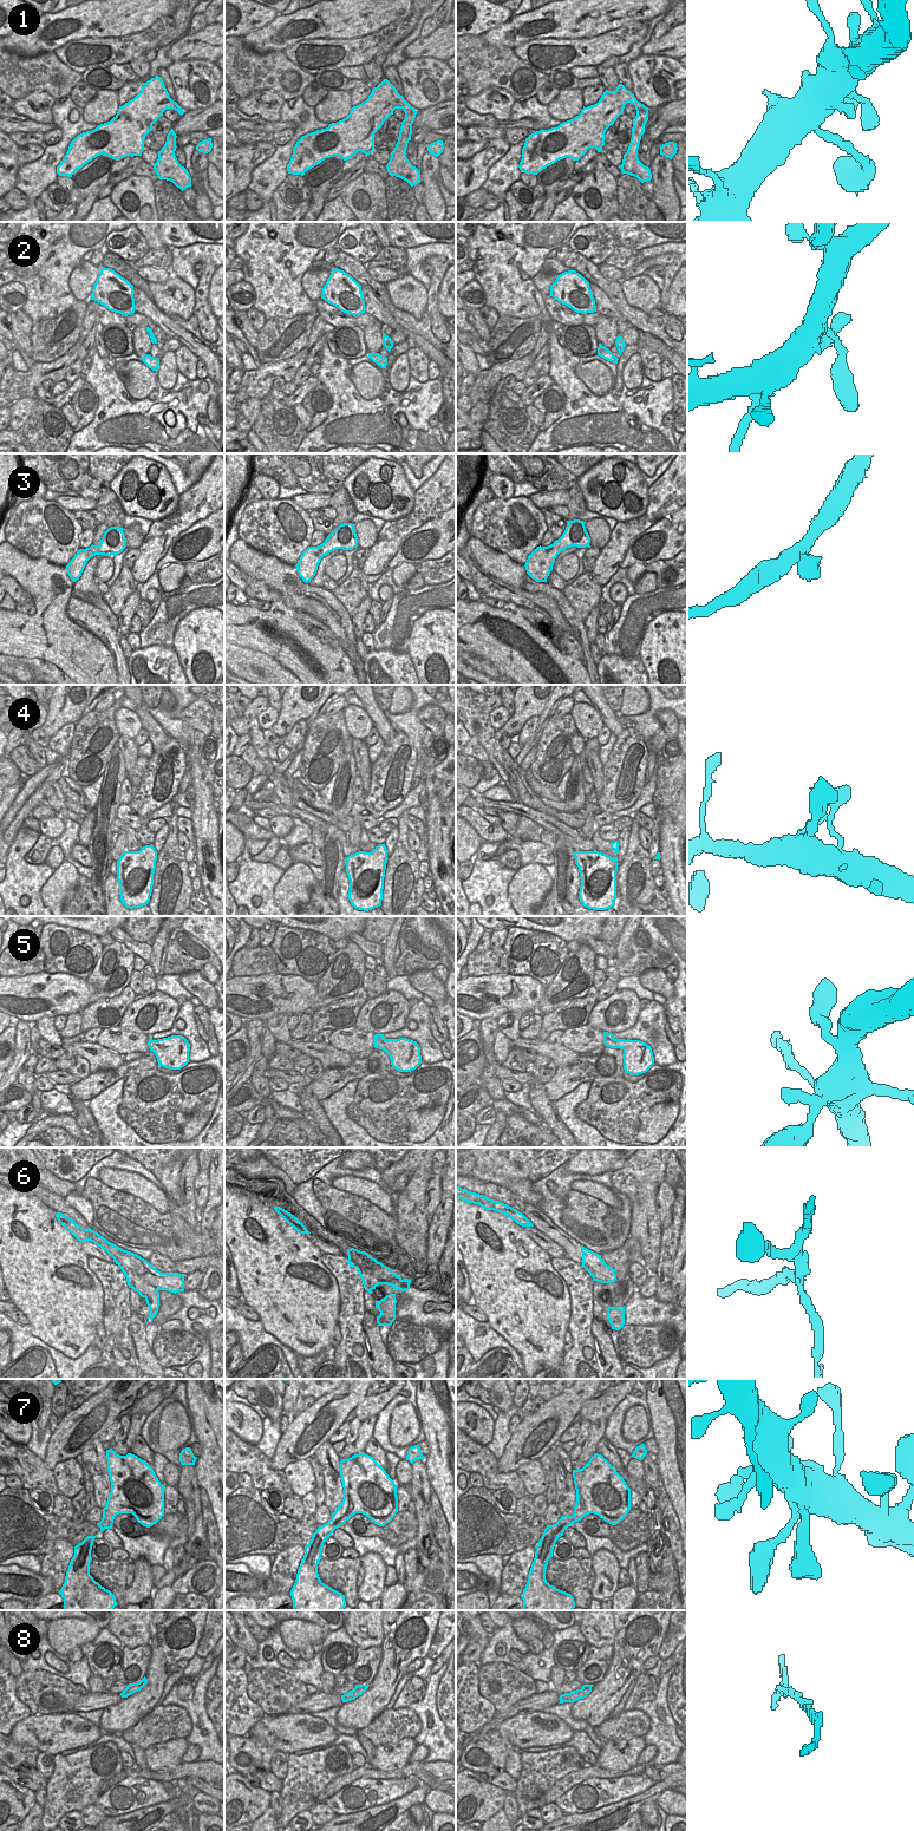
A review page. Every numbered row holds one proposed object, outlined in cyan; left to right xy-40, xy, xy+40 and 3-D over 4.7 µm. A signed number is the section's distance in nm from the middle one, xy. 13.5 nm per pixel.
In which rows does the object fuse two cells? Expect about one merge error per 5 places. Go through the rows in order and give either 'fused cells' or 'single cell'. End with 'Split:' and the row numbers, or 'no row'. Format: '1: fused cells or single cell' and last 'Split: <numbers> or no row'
1: single cell
2: single cell
3: single cell
4: single cell
5: single cell
6: fused cells
7: single cell
8: single cell
Split: 6

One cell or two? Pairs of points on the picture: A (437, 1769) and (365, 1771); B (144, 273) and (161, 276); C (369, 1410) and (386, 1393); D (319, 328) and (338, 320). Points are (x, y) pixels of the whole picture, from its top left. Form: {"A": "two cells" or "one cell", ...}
{"A": "one cell", "B": "one cell", "C": "one cell", "D": "two cells"}

